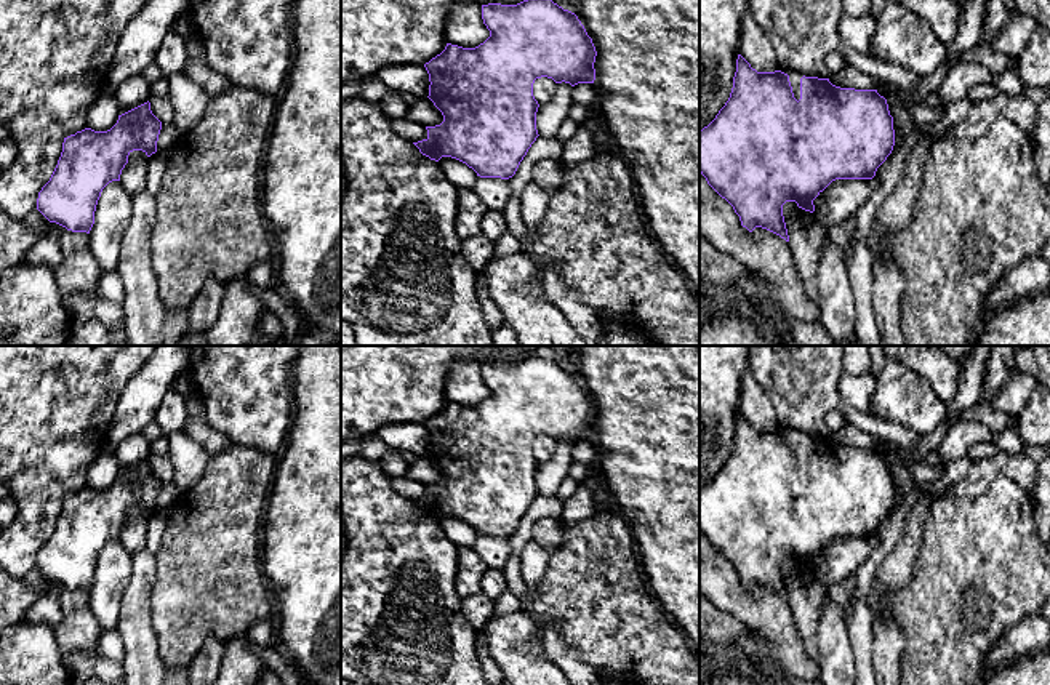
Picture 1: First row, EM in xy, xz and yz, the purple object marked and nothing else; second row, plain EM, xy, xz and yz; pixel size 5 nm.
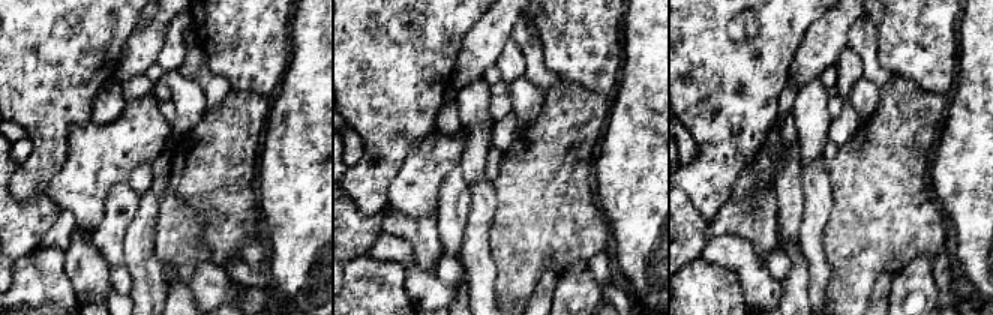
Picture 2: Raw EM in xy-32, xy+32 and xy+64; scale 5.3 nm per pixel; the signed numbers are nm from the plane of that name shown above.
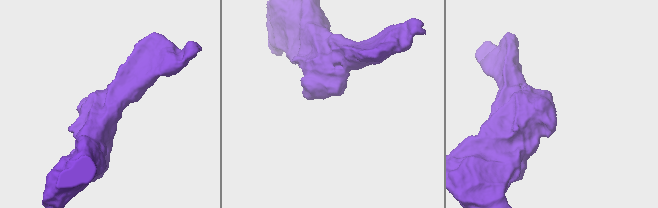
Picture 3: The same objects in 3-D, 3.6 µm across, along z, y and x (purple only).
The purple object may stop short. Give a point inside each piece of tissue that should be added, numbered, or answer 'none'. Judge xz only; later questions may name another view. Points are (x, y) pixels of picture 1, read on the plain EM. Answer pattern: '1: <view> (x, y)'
none

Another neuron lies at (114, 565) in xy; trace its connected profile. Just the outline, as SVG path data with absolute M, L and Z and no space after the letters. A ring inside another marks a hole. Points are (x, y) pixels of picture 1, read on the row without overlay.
M120 539L109 541L98 559L90 589L90 610L101 631L115 631L120 603L133 570L131 554Z

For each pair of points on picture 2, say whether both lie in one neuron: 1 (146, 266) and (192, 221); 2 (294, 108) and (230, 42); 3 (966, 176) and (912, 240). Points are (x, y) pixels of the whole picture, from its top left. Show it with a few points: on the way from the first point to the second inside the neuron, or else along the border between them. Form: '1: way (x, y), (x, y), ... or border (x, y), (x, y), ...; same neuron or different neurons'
1: border (156, 218), (156, 257), (161, 263); different neurons
2: border (290, 57), (279, 87), (270, 99); different neurons
3: border (930, 171), (935, 201), (945, 215), (950, 230); different neurons

